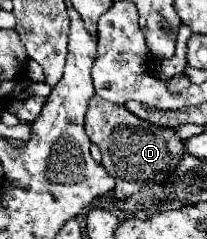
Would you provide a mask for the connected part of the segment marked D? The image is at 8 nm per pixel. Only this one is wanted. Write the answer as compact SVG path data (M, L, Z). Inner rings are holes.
M94 95L88 105L86 133L90 141L96 143L102 151L102 165L116 181L114 195L118 199L130 197L142 189L148 189L150 185L164 183L186 155L186 143L172 127L158 127L142 121L124 105L112 105L98 95Z

